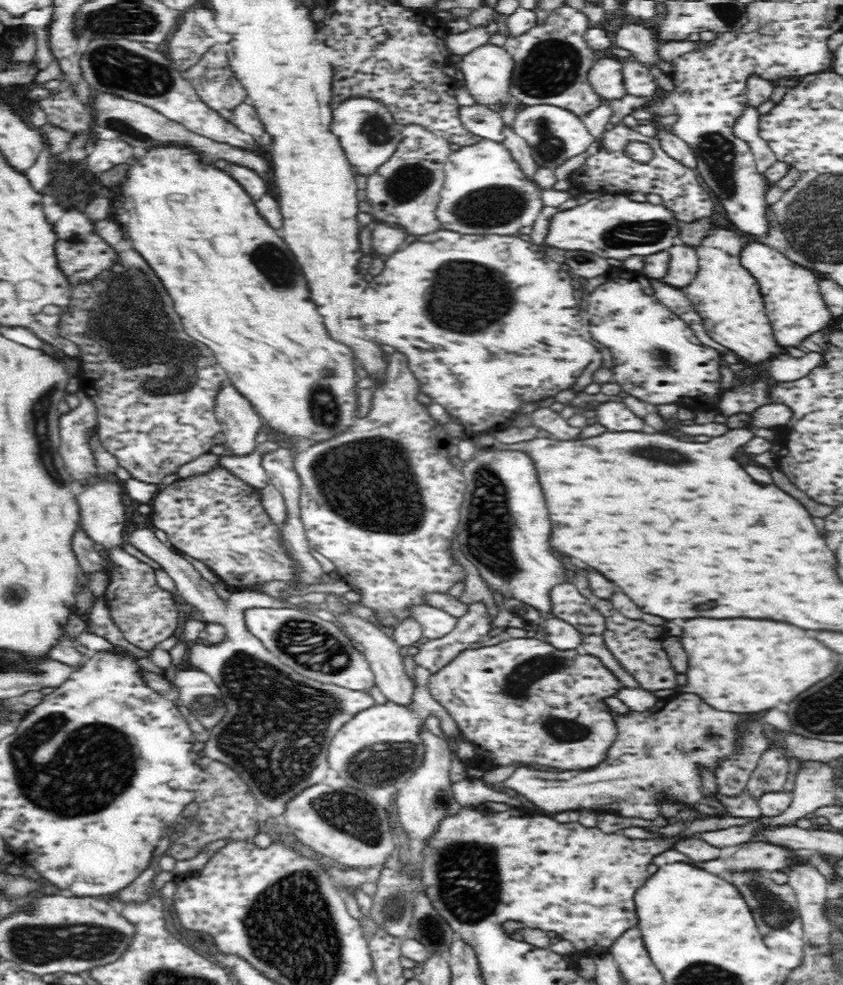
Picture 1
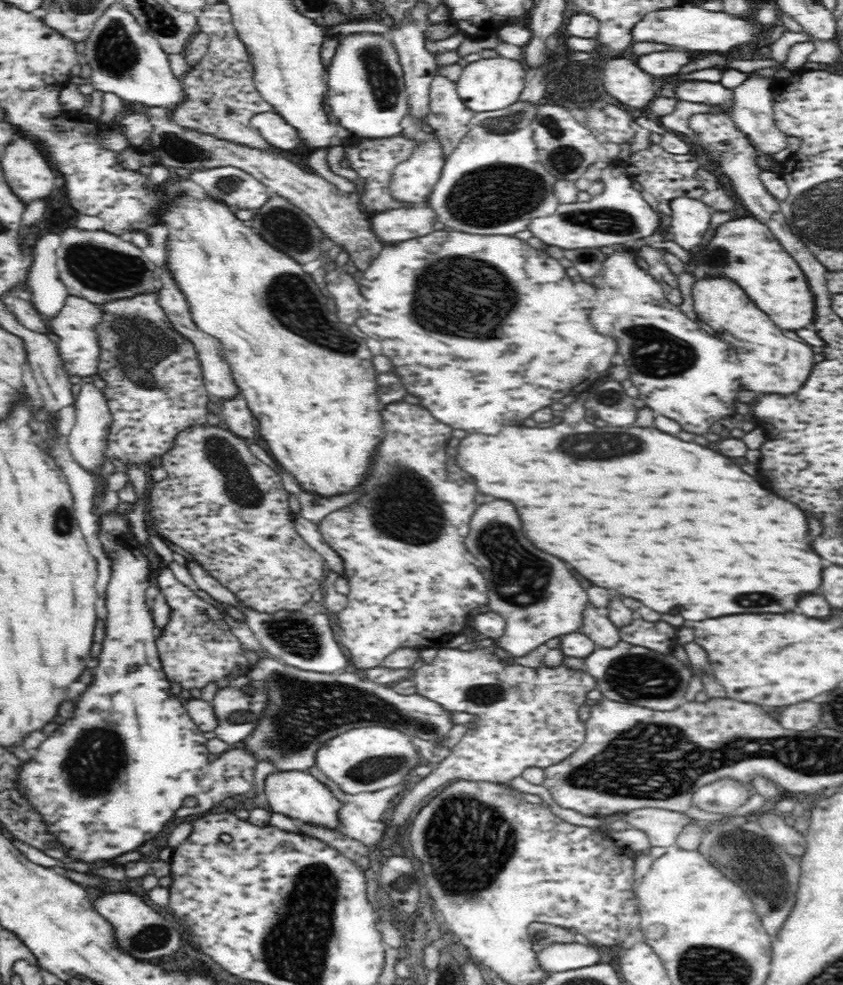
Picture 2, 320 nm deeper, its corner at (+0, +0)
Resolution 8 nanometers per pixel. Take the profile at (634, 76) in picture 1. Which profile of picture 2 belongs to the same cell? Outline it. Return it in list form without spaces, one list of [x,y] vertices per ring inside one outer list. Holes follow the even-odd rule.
[[[676,48],[672,52],[636,55],[636,66],[653,78],[669,78],[676,76],[681,68],[692,60],[694,58],[689,51]]]

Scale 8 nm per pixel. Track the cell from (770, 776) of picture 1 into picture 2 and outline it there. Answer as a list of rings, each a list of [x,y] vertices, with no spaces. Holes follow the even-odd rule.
[[[804,702],[796,706],[782,708],[776,716],[776,721],[784,729],[805,732],[815,728],[820,722],[820,708],[814,702]]]

